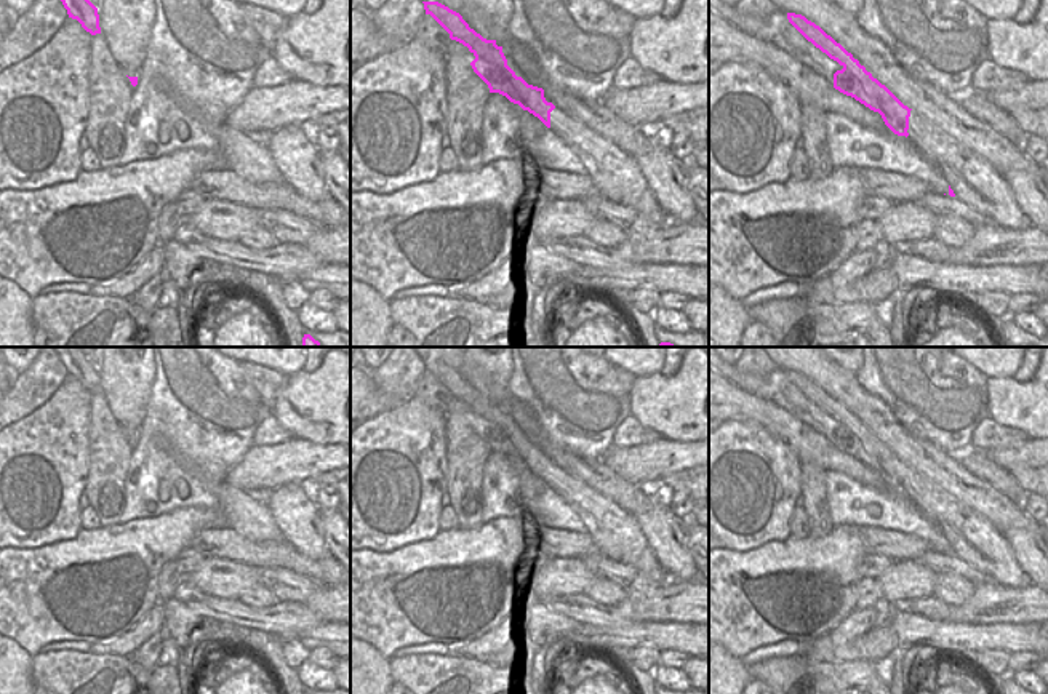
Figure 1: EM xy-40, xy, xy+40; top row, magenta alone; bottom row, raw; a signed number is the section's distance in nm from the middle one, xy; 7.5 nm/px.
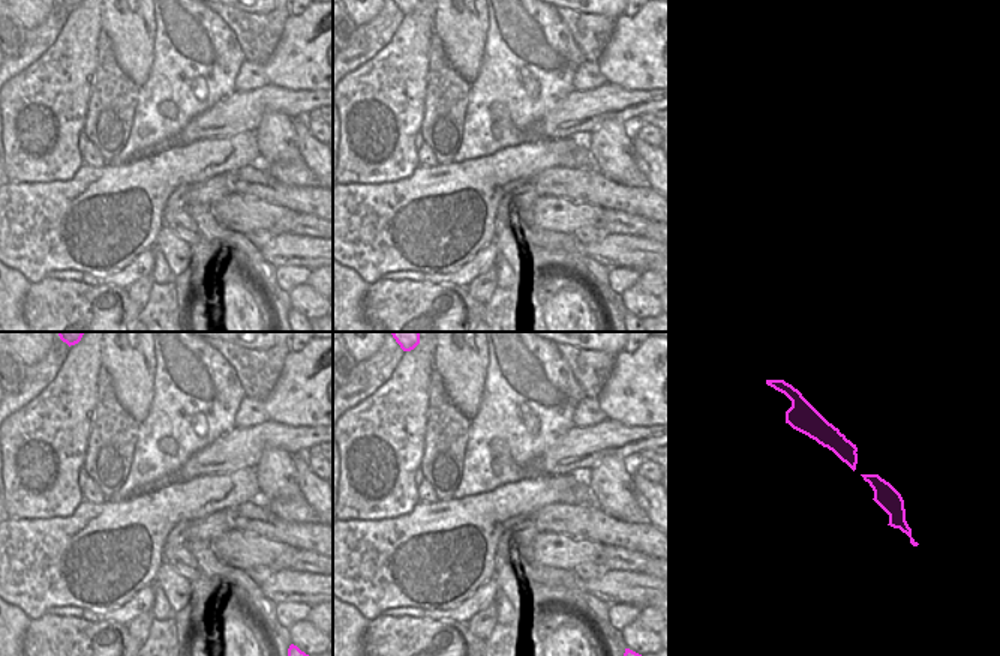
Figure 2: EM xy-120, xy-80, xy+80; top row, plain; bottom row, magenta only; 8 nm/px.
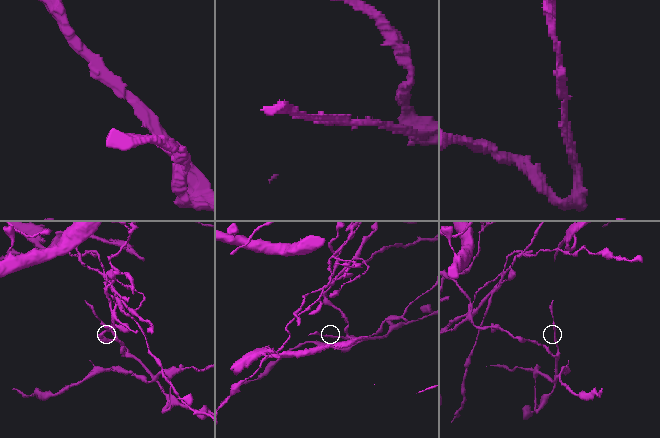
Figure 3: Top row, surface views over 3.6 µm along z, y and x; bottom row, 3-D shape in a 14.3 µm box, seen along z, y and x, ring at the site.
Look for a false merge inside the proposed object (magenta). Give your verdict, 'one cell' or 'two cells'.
two cells

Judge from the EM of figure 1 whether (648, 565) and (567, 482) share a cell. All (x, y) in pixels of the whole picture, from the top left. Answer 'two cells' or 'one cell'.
one cell

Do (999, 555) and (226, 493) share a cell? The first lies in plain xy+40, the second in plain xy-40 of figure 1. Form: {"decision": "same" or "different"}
{"decision": "same"}

